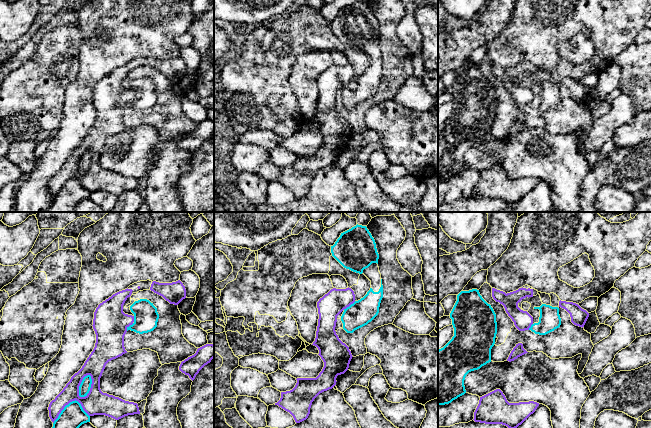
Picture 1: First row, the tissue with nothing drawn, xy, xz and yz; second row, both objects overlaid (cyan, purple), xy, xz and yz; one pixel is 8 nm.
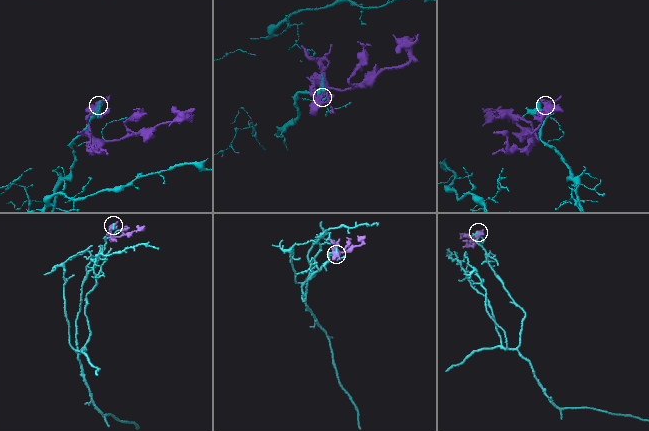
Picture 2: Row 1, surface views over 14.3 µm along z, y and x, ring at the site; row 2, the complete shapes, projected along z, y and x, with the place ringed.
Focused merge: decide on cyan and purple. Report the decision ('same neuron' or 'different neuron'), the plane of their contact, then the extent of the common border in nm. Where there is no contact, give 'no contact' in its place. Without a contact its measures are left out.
different neuron; meets cyan in xy; contact 200 nm long

